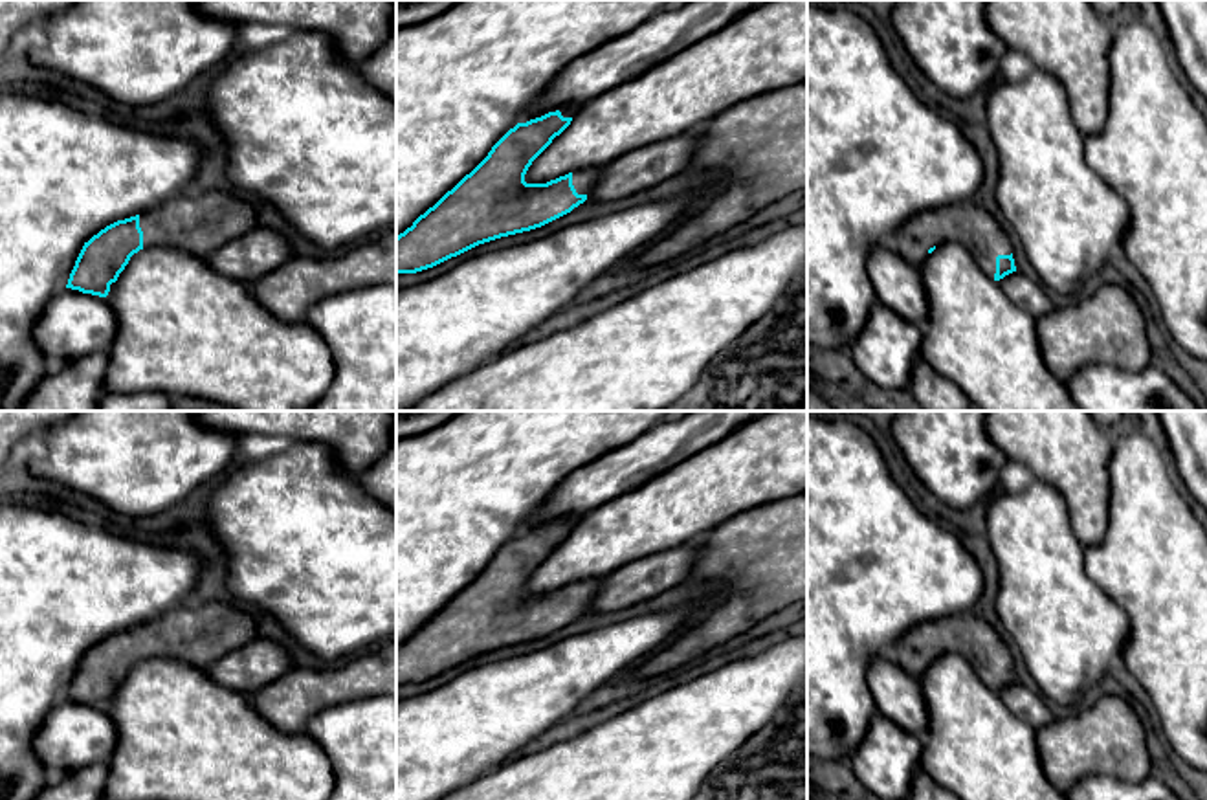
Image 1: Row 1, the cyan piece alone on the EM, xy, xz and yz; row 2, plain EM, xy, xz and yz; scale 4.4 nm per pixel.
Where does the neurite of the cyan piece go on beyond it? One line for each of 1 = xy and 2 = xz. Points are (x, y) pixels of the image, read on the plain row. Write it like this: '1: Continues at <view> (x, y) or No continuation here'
1: Continues at xy (197, 633)
2: Continues at xz (584, 591)

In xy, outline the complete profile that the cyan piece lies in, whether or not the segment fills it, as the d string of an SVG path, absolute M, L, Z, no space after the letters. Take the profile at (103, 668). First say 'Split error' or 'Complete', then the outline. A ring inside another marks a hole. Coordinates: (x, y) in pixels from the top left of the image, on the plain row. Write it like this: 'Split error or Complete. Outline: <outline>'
Split error. Outline: M237 602L174 606L141 626L106 637L84 653L66 699L106 708L110 695L139 661L163 657L207 670L257 633L257 613Z

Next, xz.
Split error. Outline: M578 519L510 539L470 585L396 648L396 684L433 679L479 655L541 639L583 615L605 578L547 594L525 593L532 572L570 536Z

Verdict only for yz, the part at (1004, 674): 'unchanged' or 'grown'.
grown

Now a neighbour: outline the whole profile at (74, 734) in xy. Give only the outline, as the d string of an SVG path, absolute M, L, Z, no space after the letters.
M62 699L37 730L35 749L55 774L108 763L117 747L117 725L106 708Z

